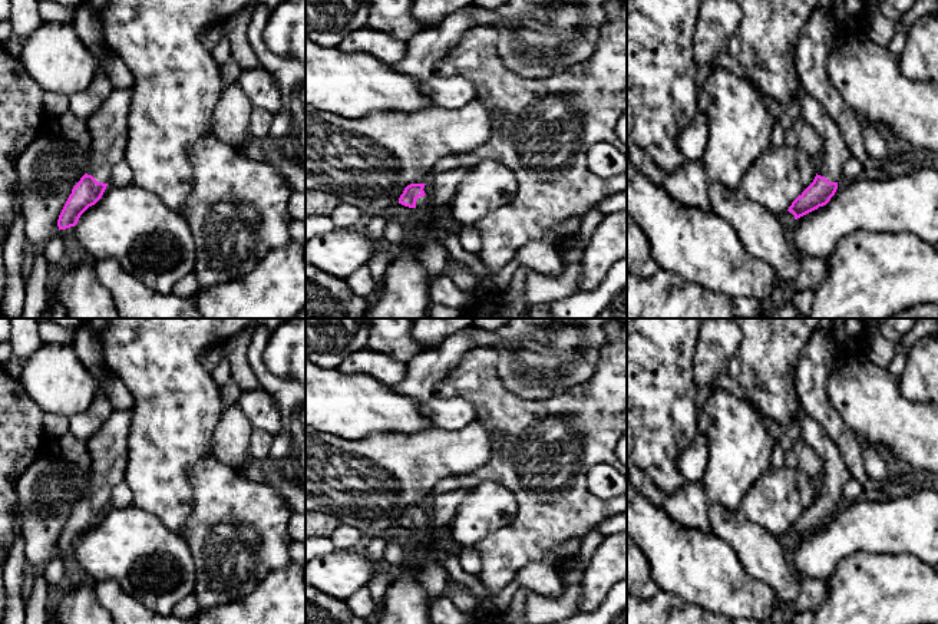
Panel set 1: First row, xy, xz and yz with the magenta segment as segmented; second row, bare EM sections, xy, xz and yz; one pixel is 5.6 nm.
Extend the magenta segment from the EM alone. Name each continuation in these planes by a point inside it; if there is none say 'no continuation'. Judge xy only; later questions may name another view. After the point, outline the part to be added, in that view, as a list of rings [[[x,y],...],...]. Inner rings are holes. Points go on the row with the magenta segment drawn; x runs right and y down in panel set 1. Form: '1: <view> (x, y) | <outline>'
1: xy (108, 126) | [[[132,88],[112,89],[109,98],[86,120],[92,136],[86,174],[98,182],[109,185],[112,166],[125,159],[131,99]]]

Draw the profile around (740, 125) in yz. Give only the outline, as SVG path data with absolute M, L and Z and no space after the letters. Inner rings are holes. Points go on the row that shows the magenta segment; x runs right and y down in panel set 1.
M723 66L711 70L704 89L709 138L700 161L709 182L740 188L744 174L772 146L776 118L753 80Z

